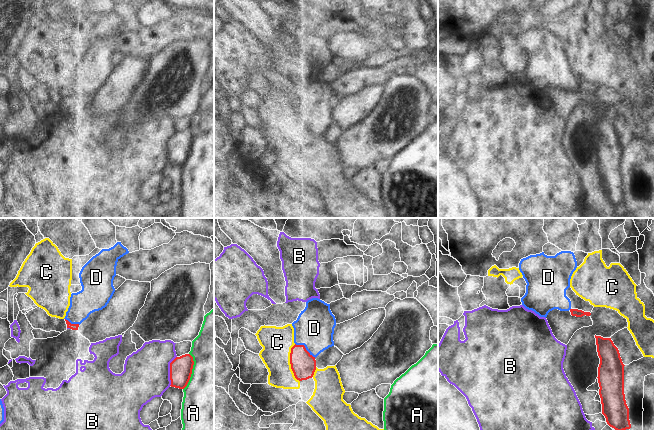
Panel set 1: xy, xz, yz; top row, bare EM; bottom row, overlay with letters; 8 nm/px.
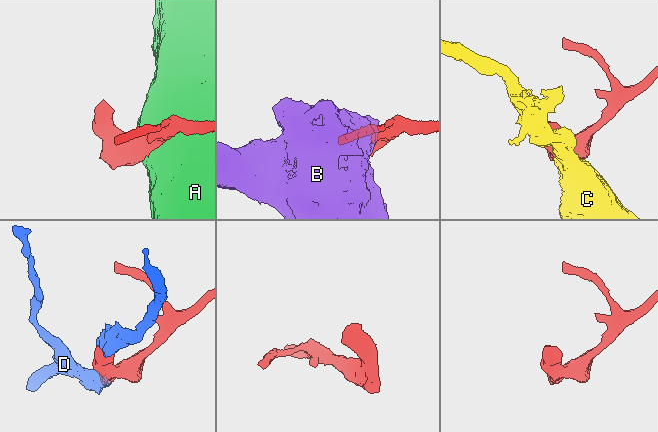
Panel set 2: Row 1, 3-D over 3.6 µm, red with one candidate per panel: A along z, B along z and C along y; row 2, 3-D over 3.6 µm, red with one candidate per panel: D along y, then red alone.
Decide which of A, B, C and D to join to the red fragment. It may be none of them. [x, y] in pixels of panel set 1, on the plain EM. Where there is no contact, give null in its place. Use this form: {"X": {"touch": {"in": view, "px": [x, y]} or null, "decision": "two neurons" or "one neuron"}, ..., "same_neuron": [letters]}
{"A": {"touch": {"in": "xy", "px": [191, 147]}, "decision": "two neurons"}, "B": {"touch": {"in": "xy", "px": [170, 147]}, "decision": "two neurons"}, "C": {"touch": {"in": "xz", "px": [290, 139]}, "decision": "two neurons"}, "D": {"touch": {"in": "xz", "px": [305, 124]}, "decision": "one neuron"}, "same_neuron": ["D"]}

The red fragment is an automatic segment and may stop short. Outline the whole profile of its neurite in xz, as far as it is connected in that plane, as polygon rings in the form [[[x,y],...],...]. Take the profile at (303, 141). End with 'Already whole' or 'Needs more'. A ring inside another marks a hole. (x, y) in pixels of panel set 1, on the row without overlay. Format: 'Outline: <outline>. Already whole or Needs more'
Outline: [[[318,74],[306,78],[306,83],[292,99],[294,119],[290,129],[290,140],[297,156],[312,154],[316,146],[315,134],[324,126],[334,122],[335,92],[330,80]]]. Needs more.

